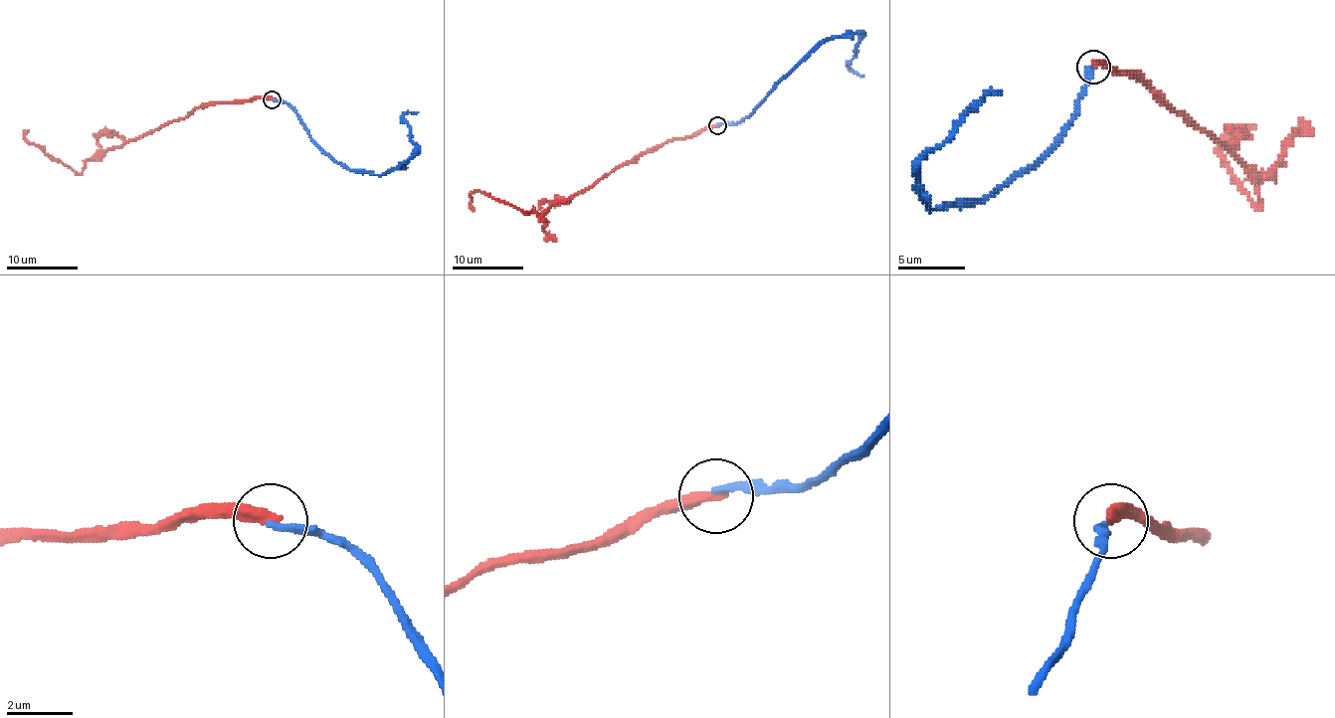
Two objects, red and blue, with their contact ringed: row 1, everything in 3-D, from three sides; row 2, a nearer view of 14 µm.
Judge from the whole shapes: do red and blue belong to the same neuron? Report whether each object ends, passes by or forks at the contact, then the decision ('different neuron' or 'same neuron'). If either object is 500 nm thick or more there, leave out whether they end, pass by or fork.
red ends | blue ends | different neuron

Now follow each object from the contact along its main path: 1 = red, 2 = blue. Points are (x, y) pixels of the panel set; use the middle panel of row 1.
1: (717, 125), (648, 148), (543, 211), (525, 213), (477, 191), (471, 195), (474, 211)
2: (717, 125), (740, 121), (827, 41), (860, 34), (857, 56), (850, 66), (863, 77)

